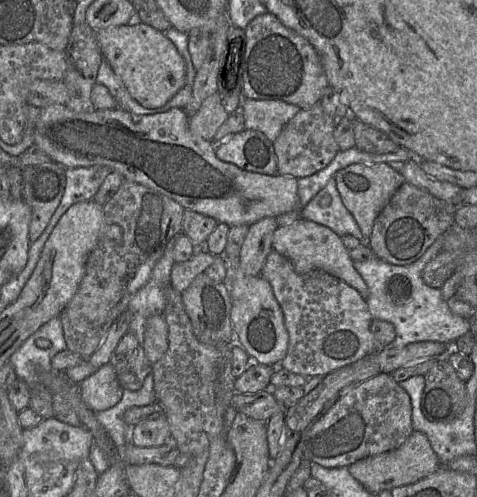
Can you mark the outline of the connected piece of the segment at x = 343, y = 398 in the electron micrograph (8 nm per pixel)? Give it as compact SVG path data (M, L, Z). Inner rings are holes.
M380 373L364 382L346 388L336 402L306 431L303 457L327 468L349 466L366 457L400 447L413 432L412 406L409 394L394 380L391 373Z

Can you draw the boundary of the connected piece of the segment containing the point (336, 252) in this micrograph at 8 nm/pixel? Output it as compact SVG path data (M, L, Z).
M297 219L286 226L279 226L272 240L272 249L286 257L298 274L305 274L314 270L326 272L356 289L366 300L368 287L364 279L353 266L349 250L342 241L342 237L330 228L304 219Z

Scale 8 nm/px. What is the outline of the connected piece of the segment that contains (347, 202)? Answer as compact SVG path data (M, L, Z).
M388 163L351 164L339 170L334 178L343 204L354 217L366 240L371 235L374 221L379 213L405 182L397 168Z

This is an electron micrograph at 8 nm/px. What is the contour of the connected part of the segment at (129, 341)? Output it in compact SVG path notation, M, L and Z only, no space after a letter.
M127 331L112 353L110 364L114 367L123 389L138 390L146 376L152 373L152 363L147 359L143 345Z

